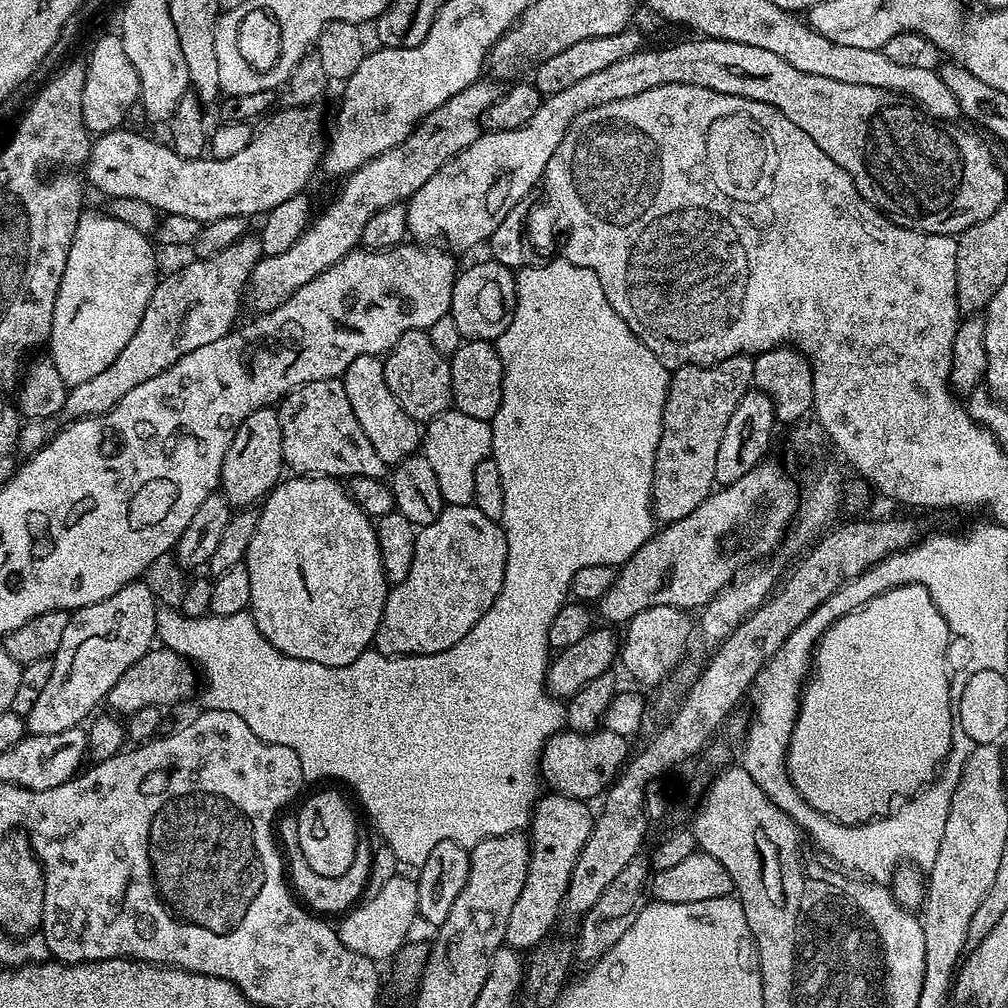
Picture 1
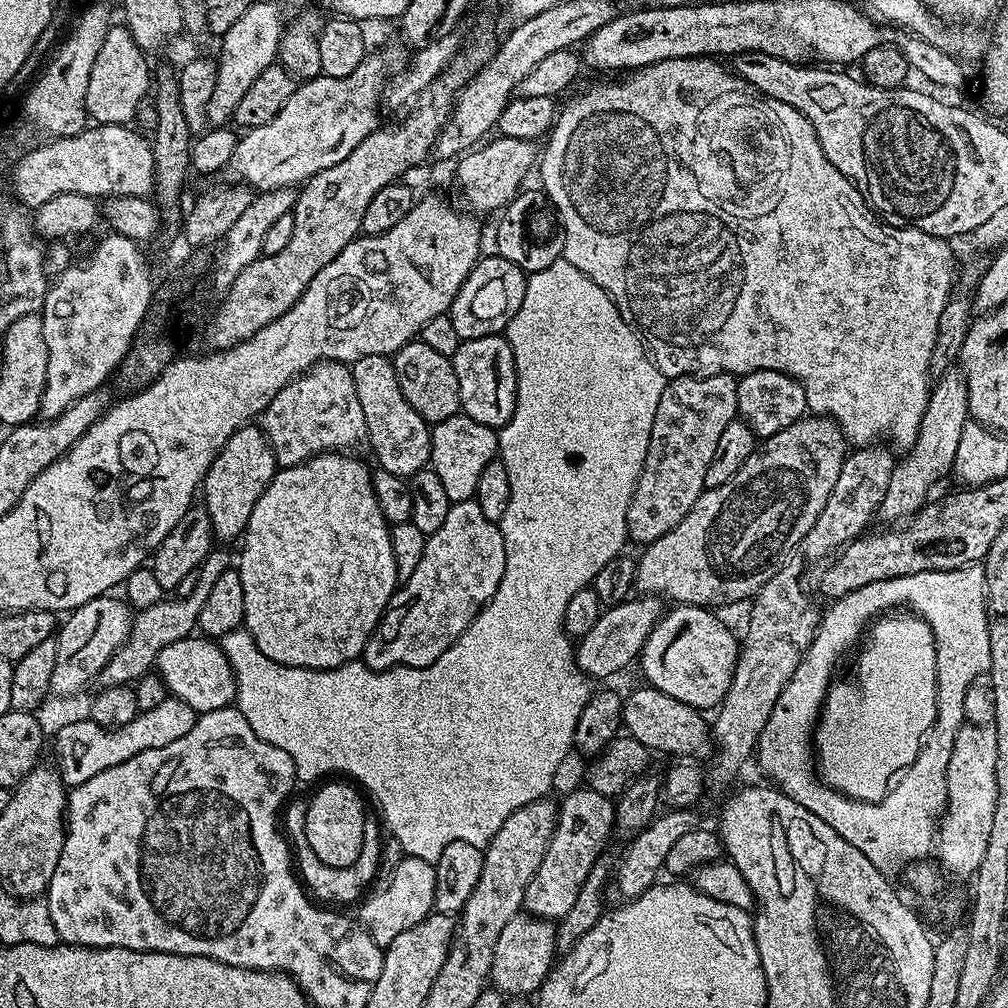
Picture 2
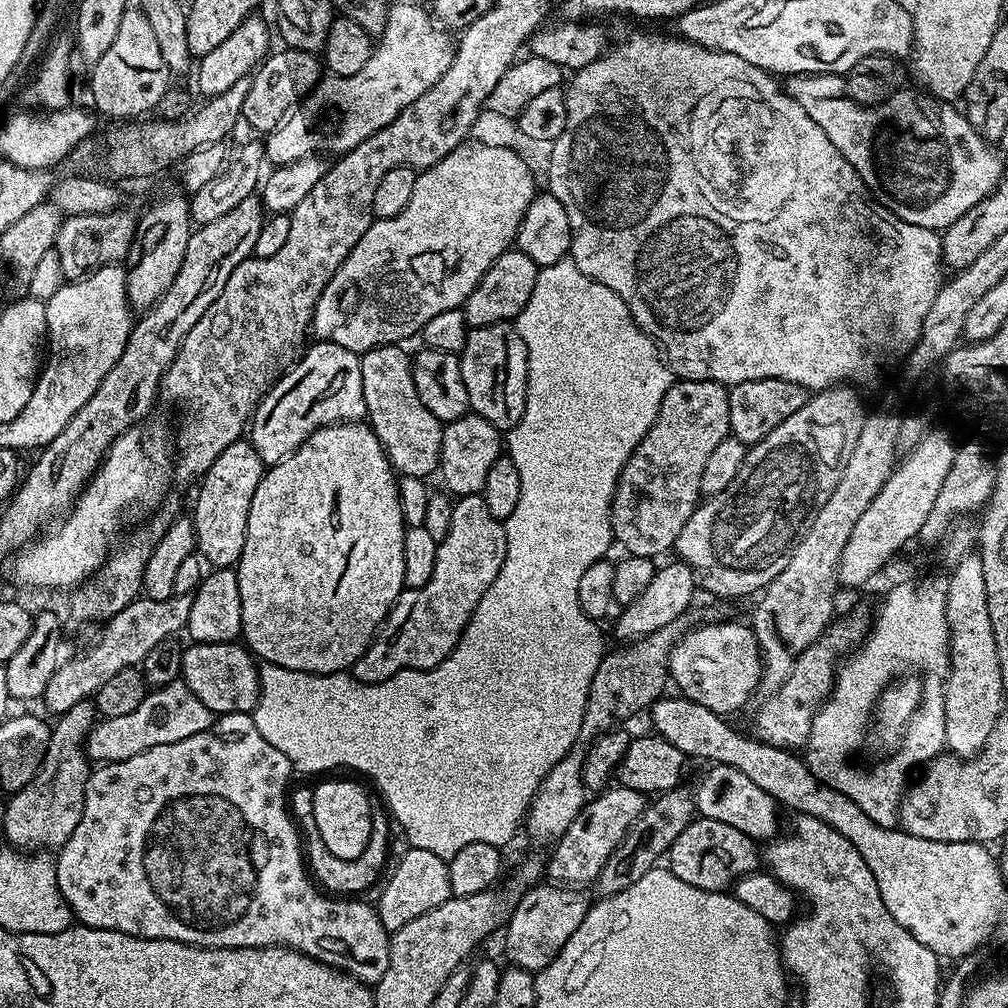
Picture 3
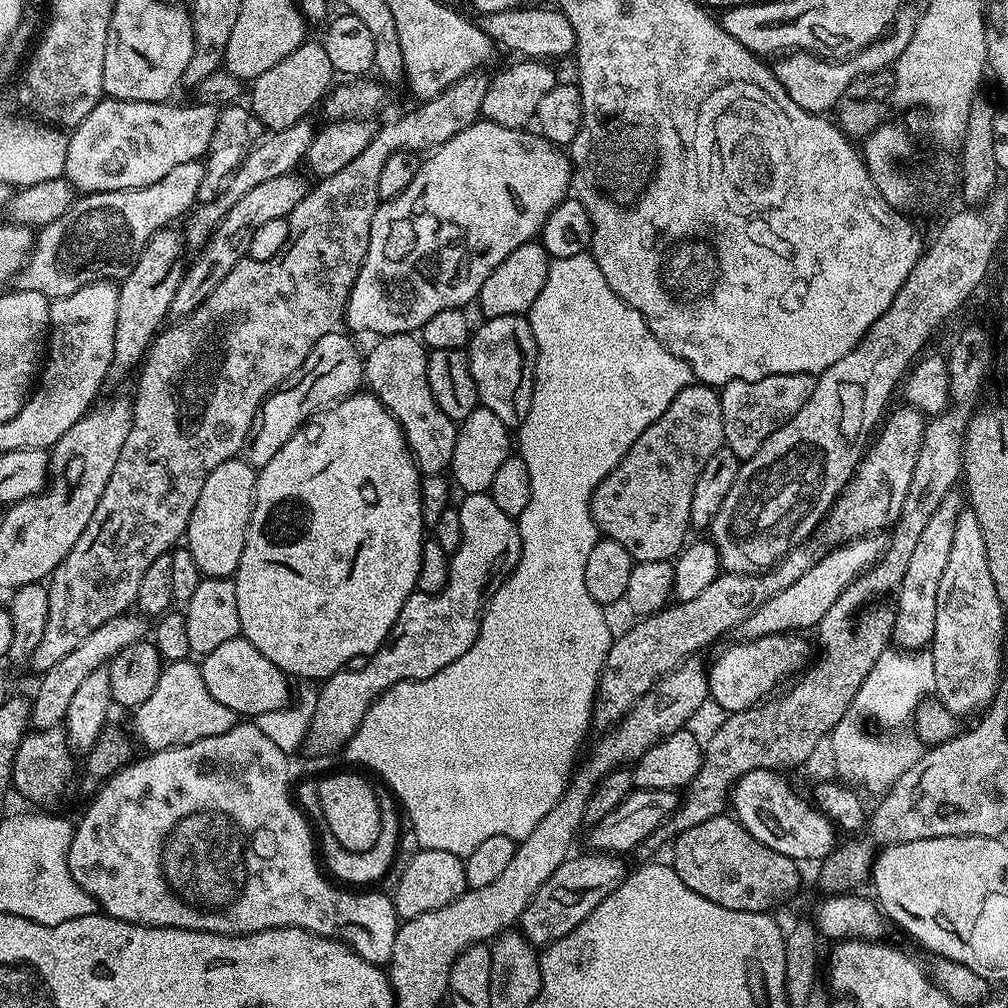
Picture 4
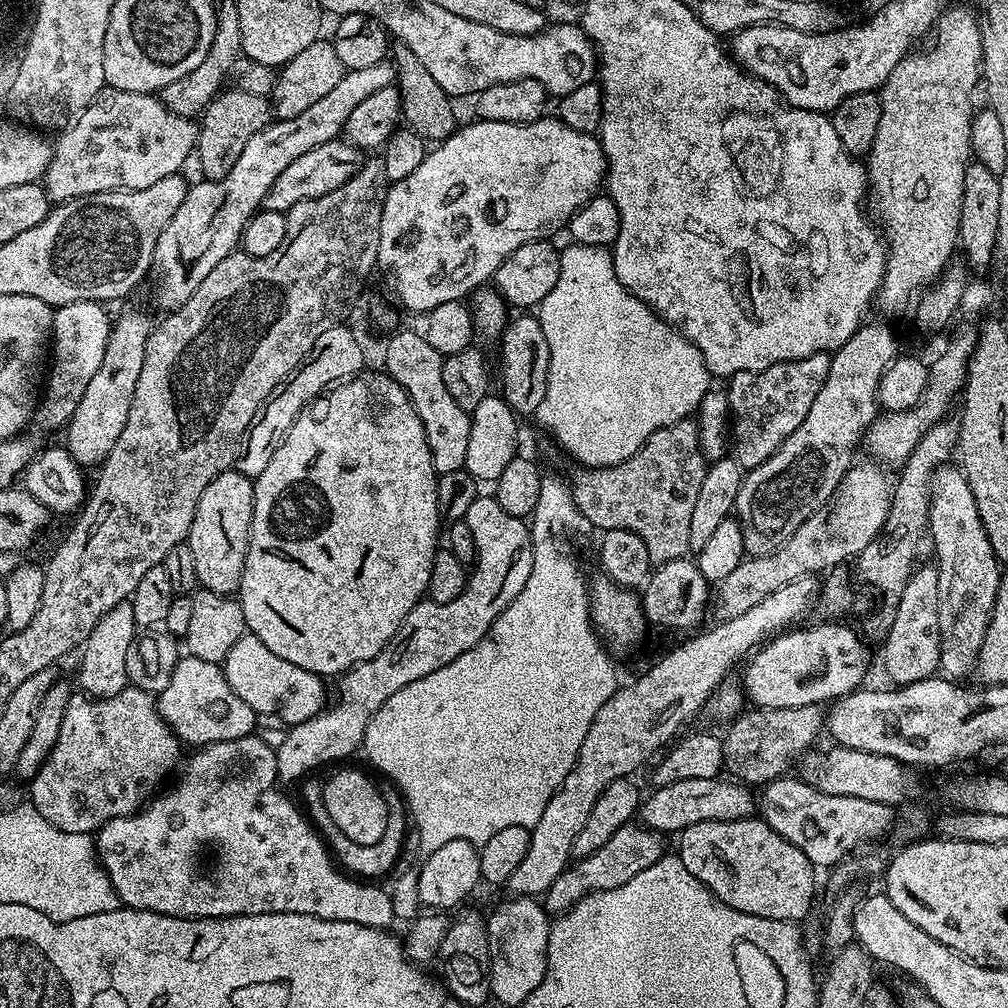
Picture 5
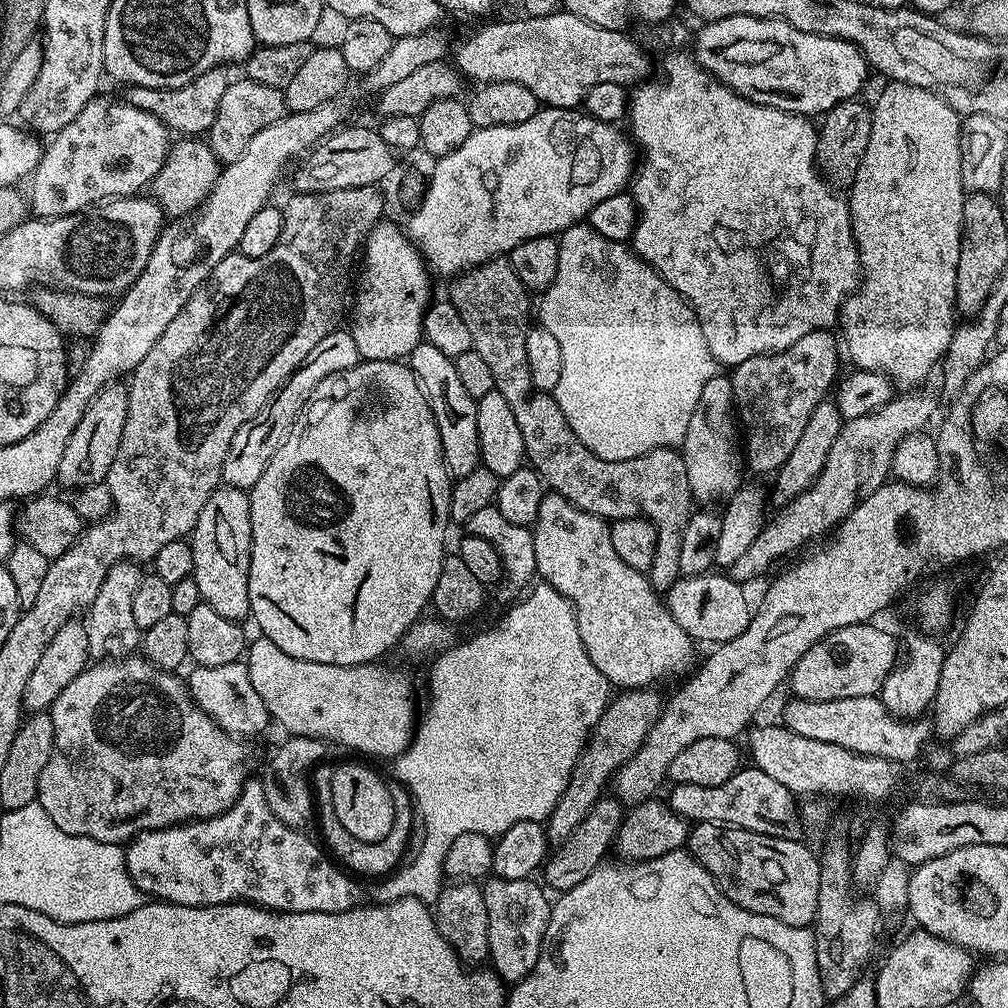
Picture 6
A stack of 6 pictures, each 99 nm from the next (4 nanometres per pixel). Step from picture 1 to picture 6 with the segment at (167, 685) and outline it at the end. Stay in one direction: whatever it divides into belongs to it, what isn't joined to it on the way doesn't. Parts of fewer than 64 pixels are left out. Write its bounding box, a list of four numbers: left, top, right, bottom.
[246,638,418,756]

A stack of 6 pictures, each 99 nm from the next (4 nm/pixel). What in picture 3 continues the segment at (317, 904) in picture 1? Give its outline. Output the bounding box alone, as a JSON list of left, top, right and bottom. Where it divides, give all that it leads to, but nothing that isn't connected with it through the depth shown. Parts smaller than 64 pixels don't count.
[290,787,390,894]

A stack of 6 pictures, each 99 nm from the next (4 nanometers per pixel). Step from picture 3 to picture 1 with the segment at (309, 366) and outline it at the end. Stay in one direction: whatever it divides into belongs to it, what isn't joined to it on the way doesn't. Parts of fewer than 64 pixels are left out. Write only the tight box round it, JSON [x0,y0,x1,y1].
[278,379,386,478]

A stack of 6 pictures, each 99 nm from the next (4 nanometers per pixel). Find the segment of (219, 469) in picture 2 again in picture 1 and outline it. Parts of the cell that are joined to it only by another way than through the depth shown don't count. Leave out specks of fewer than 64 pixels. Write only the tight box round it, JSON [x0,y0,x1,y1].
[219,407,285,510]

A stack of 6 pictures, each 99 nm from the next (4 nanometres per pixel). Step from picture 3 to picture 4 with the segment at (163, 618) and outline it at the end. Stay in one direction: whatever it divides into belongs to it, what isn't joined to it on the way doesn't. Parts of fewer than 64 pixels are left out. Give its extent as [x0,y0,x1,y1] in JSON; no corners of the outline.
[29,612,150,731]

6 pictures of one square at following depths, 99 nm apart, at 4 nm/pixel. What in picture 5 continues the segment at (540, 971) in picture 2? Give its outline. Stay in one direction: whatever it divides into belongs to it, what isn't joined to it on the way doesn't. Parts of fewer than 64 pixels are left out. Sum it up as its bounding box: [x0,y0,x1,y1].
[542,822,666,914]

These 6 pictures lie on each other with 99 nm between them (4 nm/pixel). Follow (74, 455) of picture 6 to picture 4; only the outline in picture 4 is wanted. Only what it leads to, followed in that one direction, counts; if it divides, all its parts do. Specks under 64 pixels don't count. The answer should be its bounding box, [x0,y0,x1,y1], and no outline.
[112,226,186,376]

